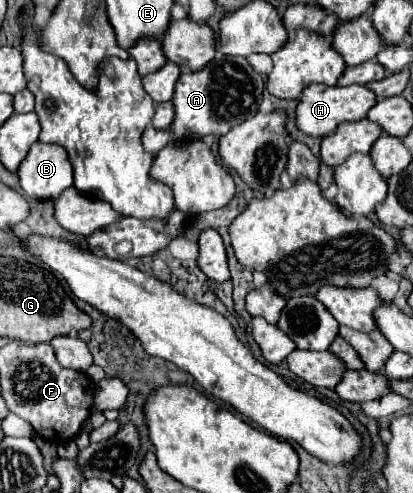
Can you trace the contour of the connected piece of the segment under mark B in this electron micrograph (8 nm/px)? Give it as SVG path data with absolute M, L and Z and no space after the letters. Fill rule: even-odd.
M32 144L28 156L18 168L20 186L30 198L56 200L72 186L72 164L68 152L58 144Z

